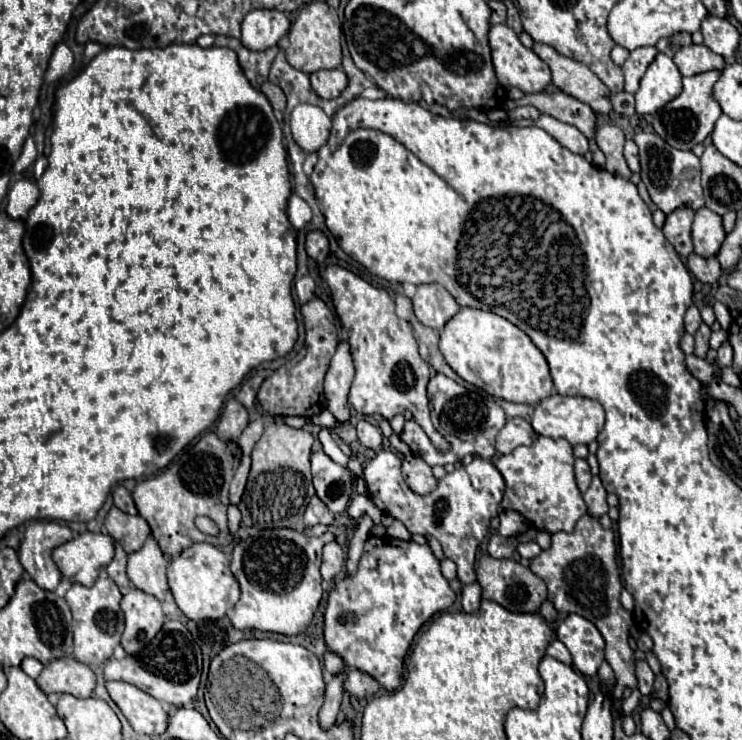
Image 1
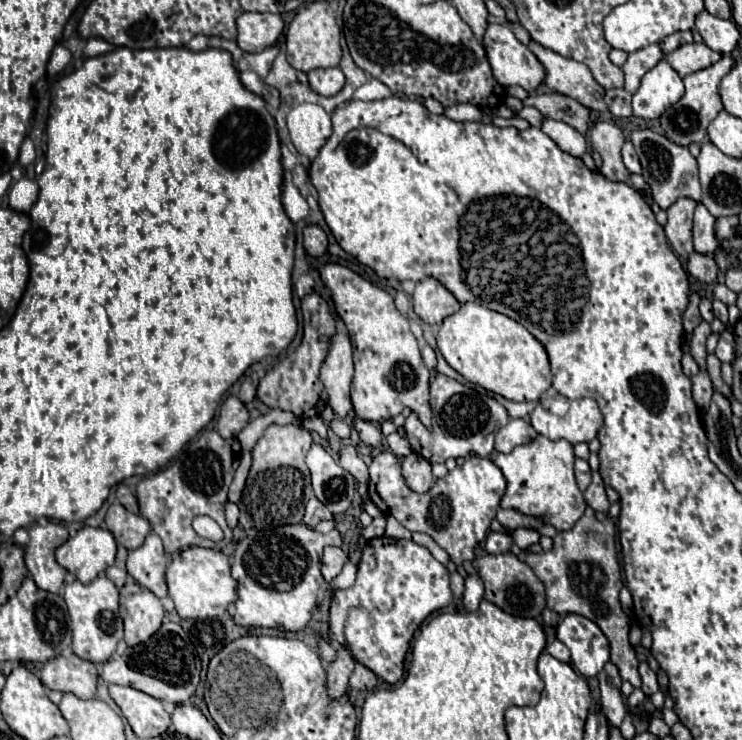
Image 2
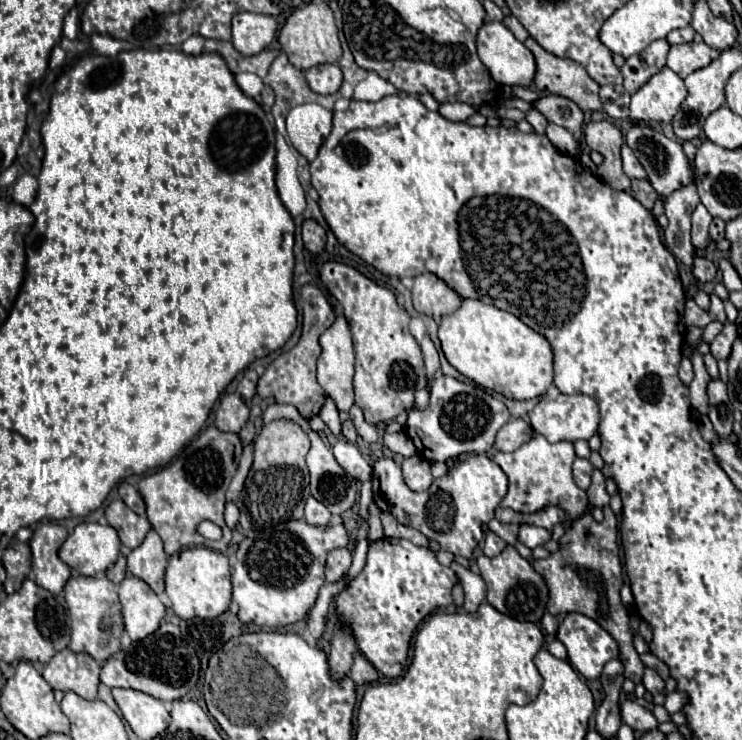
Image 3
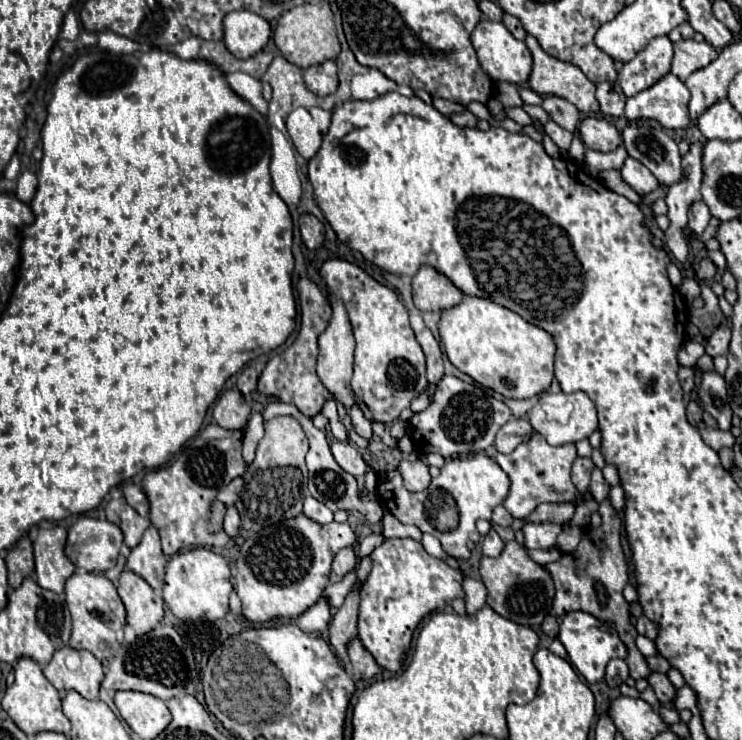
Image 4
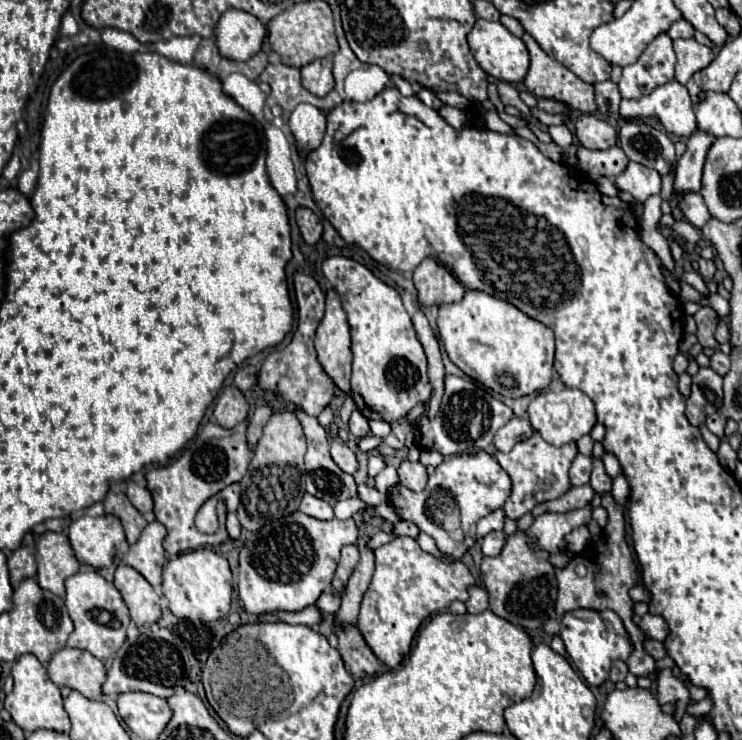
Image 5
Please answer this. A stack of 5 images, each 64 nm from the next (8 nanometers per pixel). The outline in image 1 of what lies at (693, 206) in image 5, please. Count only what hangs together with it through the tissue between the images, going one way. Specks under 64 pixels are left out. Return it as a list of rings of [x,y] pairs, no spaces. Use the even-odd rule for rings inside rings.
[[[700,208],[696,210],[694,216],[694,226],[692,226],[692,238],[694,238],[694,252],[710,258],[714,256],[722,242],[724,242],[724,226],[722,226],[722,218],[718,214],[714,214],[708,208]]]

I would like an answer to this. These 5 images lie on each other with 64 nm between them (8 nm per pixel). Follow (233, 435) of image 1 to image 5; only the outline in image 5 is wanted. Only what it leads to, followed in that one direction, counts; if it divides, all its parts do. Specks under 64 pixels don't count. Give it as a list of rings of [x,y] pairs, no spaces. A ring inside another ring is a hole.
[[[228,386],[220,392],[214,406],[214,416],[222,428],[234,428],[238,422],[246,420],[248,402],[236,386]]]

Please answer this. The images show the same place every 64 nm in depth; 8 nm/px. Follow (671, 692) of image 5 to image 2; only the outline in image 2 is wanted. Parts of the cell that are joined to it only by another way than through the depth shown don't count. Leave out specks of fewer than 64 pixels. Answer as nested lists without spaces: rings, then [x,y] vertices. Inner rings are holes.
[[[646,662],[640,664],[640,676],[642,676],[642,690],[646,696],[652,696],[654,692],[660,690],[660,684],[656,680],[656,672]]]

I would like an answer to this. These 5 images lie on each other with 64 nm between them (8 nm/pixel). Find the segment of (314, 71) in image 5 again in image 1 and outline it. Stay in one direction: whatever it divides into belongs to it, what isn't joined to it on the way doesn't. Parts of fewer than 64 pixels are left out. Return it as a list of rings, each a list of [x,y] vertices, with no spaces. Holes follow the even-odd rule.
[[[334,68],[334,70],[312,72],[310,74],[310,82],[312,82],[314,92],[320,98],[330,100],[330,98],[338,98],[338,94],[346,88],[348,78],[346,78],[346,74],[340,68]]]

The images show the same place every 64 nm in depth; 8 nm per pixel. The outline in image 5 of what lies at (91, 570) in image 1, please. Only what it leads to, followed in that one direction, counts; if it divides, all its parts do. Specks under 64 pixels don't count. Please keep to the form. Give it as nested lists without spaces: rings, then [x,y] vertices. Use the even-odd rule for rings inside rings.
[[[114,514],[80,516],[70,524],[70,546],[80,560],[98,568],[112,566],[120,544],[126,540],[120,518]]]

